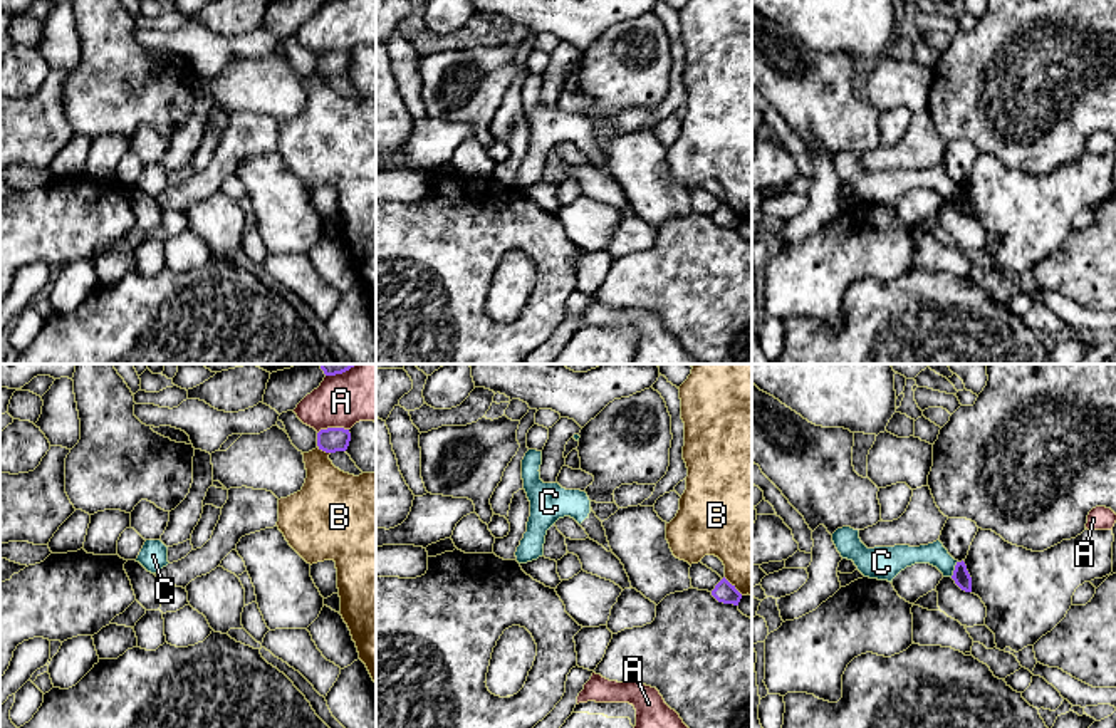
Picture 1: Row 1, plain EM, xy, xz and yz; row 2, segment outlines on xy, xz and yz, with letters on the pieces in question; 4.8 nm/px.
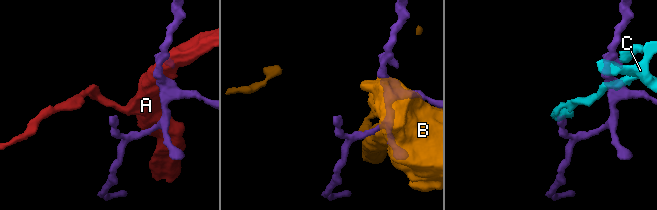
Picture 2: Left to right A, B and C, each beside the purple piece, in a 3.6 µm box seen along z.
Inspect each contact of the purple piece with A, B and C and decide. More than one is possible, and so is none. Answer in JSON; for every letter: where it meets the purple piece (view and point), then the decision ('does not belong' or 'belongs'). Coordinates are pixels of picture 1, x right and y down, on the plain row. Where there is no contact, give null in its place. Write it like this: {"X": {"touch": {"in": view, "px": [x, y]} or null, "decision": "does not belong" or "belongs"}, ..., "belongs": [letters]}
{"A": {"touch": {"in": "xy", "px": [333, 52]}, "decision": "does not belong"}, "B": {"touch": {"in": "xy", "px": [324, 74]}, "decision": "does not belong"}, "C": {"touch": {"in": "yz", "px": [955, 193]}, "decision": "does not belong"}, "belongs": []}

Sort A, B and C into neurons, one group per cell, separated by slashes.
A / B / C

